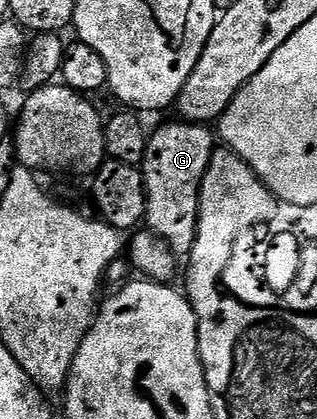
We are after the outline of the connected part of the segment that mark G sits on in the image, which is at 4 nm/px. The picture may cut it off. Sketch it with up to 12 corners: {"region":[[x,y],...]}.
{"region":[[174,121],[141,164],[146,226],[176,256],[199,232],[217,135]]}

